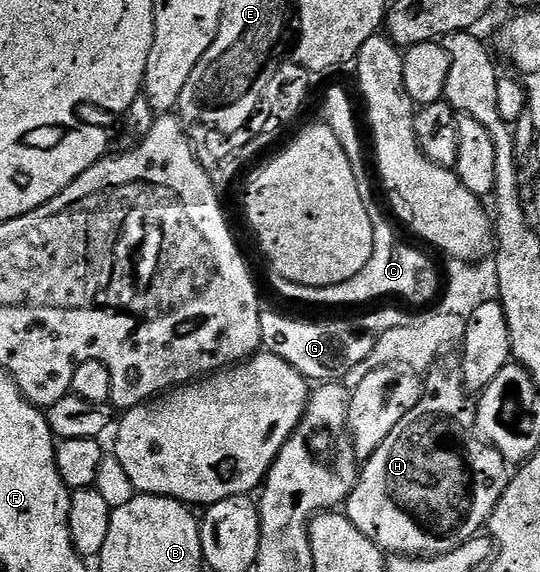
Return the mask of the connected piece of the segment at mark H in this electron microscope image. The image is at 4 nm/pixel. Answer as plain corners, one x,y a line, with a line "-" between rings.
432,370
427,373
422,384
420,401
414,406
414,410
407,412
402,418
402,422
398,422
398,426
394,426
394,430
390,430
386,442
382,442
382,446
378,446
378,450
374,450
374,454
369,460
363,461
358,472
356,489
346,497
346,515
348,519
354,522
354,526
358,526
358,530
362,530
362,534
366,534
366,538
370,538
388,554
430,556
449,552
460,544
466,543
467,540
473,539
487,525
488,519
491,518
492,511
498,506
498,502
502,498
510,479
510,472
507,472
509,469
506,467
506,461
502,458
502,454
498,454
496,448
491,448
489,444
484,443
476,431
476,410
469,393
465,389
461,373
459,371
436,371

